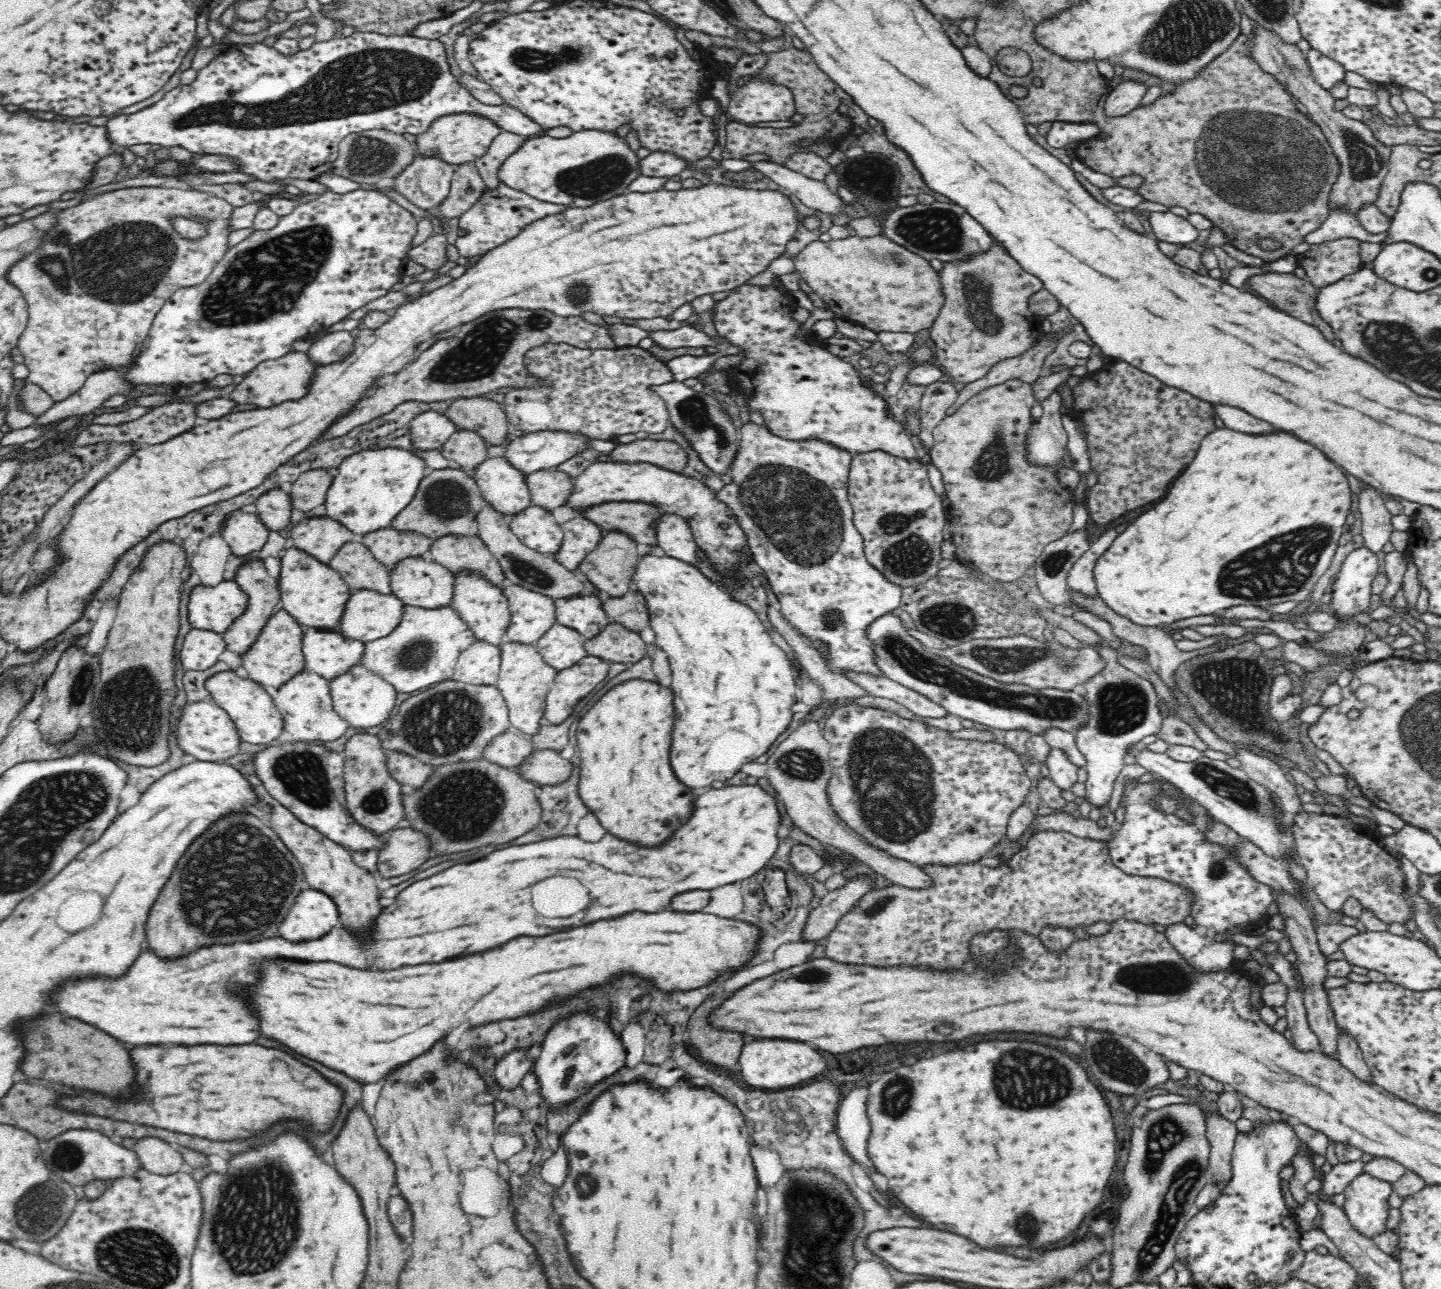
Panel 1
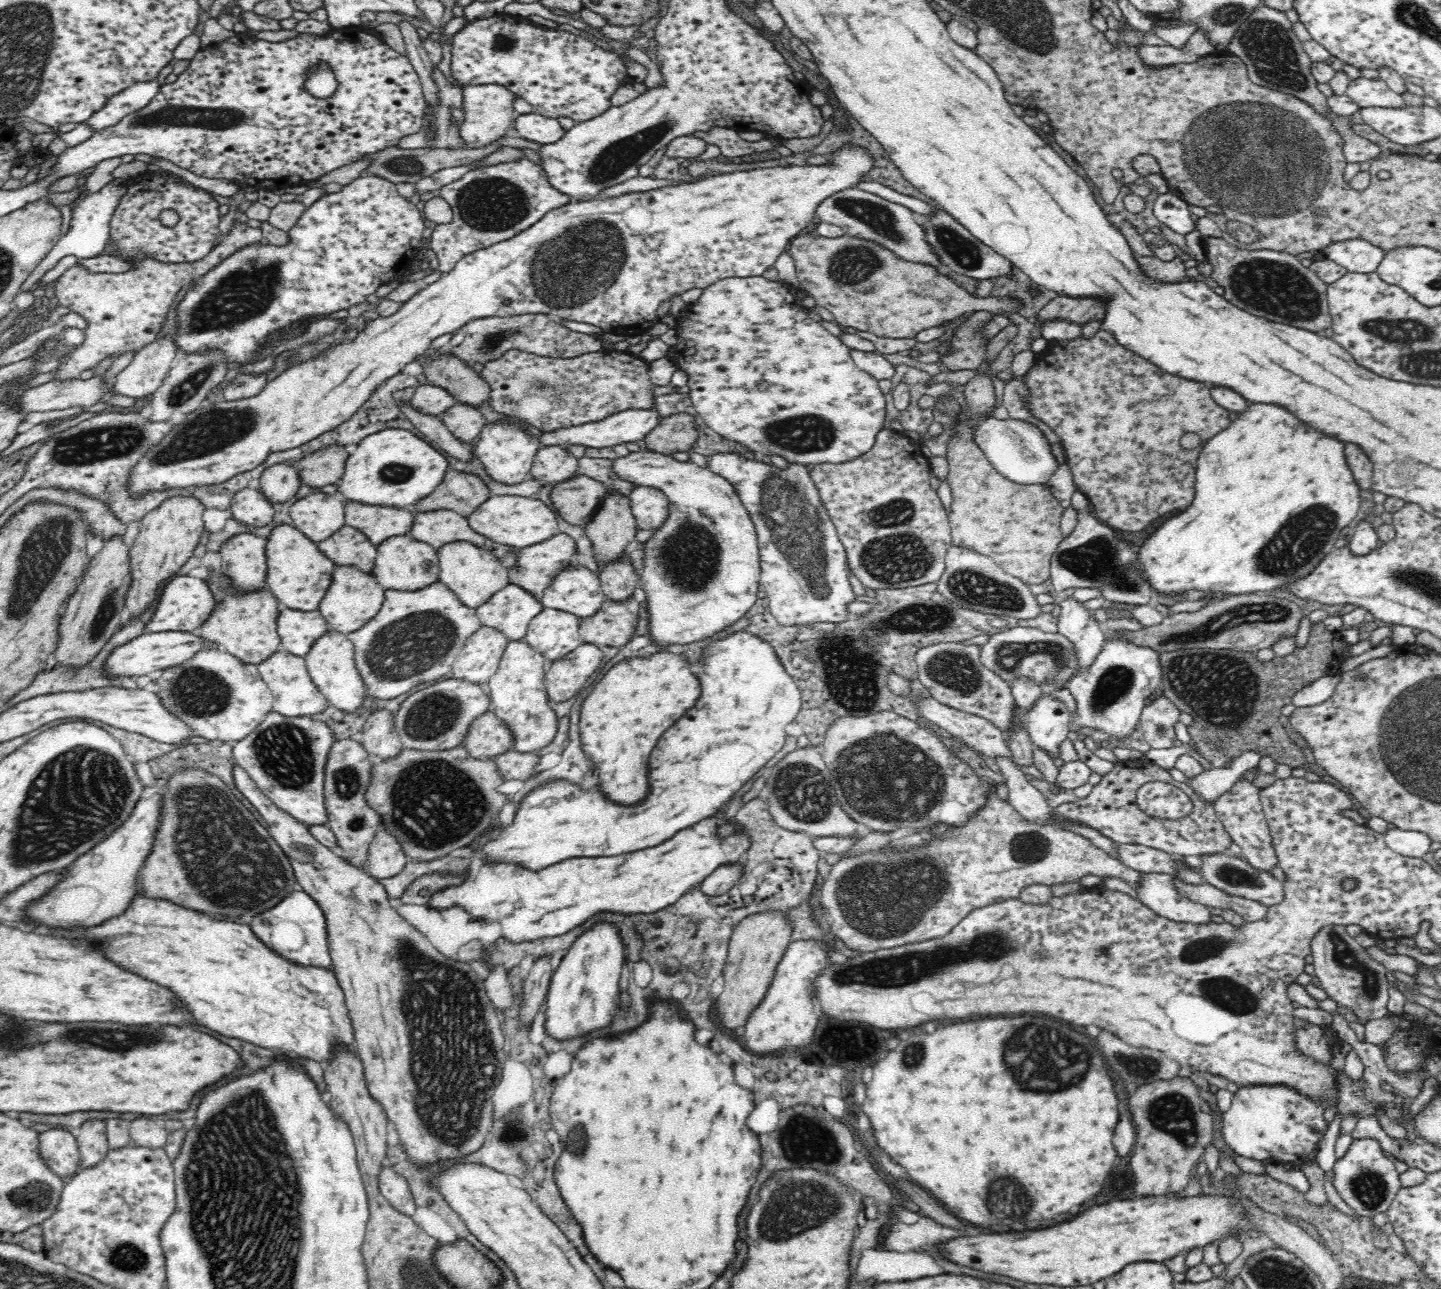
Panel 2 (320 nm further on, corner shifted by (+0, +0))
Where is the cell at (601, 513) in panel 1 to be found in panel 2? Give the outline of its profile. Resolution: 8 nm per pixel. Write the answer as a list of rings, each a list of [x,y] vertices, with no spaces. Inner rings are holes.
[[[576,474],[566,482],[552,485],[550,499],[558,514],[570,524],[590,522],[606,495],[607,485],[584,474]]]

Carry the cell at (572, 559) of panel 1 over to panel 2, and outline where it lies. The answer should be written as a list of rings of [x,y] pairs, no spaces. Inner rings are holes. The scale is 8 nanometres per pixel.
[[[564,533],[520,549],[516,562],[507,567],[509,582],[540,601],[554,576],[571,564],[573,553],[574,539]]]

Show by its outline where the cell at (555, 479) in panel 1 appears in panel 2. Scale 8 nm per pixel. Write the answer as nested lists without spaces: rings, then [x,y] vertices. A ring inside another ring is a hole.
[[[559,444],[541,446],[533,458],[531,476],[541,485],[566,482],[577,474],[578,459]]]

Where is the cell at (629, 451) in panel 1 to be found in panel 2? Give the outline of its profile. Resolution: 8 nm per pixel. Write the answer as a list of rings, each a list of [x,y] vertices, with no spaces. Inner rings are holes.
[[[674,412],[660,422],[644,438],[650,450],[665,455],[670,452],[689,452],[701,433],[695,426],[695,416],[687,412]]]

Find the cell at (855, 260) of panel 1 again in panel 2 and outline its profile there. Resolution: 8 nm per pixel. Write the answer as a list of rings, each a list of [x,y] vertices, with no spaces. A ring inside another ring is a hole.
[[[808,233],[790,241],[788,250],[796,264],[799,289],[810,294],[816,305],[824,307],[834,315],[834,321],[843,327],[856,328],[858,332],[869,332],[886,338],[915,338],[921,330],[934,328],[959,318],[967,312],[985,311],[996,314],[1001,312],[1016,313],[1023,304],[1017,300],[1004,298],[978,298],[971,296],[966,289],[953,280],[945,278],[930,266],[905,262],[891,251],[874,242],[848,235],[842,238],[822,238]]]

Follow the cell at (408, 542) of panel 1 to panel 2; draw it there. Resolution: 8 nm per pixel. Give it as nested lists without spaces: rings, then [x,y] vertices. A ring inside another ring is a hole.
[[[348,500],[344,504],[344,513],[345,524],[361,530],[375,545],[396,534],[409,533],[413,521],[411,508],[364,505]]]

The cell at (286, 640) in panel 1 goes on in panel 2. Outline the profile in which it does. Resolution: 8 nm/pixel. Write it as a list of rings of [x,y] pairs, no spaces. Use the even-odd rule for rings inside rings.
[[[212,571],[204,578],[212,597],[214,597],[214,606],[212,612],[208,614],[206,622],[200,624],[199,635],[205,642],[214,642],[220,650],[228,651],[230,654],[237,656],[244,664],[258,665],[274,654],[276,650],[282,647],[280,637],[276,632],[276,618],[280,610],[280,602],[271,593],[268,588],[258,588],[258,590],[238,590],[232,583],[231,578],[221,573],[213,575]]]

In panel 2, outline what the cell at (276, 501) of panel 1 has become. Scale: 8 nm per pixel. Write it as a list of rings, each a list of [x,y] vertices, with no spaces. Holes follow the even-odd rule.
[[[278,462],[264,468],[259,486],[270,502],[286,502],[296,496],[301,478],[292,462]]]

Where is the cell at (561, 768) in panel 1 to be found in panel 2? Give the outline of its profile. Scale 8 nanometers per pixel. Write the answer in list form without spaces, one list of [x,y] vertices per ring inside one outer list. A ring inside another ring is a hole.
[[[515,750],[493,757],[496,769],[504,781],[528,781],[533,778],[534,766],[539,757],[535,753],[520,753]]]

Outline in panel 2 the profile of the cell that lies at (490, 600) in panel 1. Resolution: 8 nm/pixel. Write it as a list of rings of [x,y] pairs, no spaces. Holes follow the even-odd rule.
[[[465,540],[448,542],[436,549],[436,555],[440,565],[439,580],[456,593],[460,602],[470,608],[482,606],[492,594],[509,583],[508,568],[503,565],[503,561],[482,546]]]

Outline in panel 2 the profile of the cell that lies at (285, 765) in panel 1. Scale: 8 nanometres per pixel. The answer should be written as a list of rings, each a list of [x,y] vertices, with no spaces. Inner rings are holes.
[[[276,711],[266,714],[263,722],[248,736],[236,741],[233,758],[252,778],[267,797],[284,812],[306,825],[326,823],[324,808],[324,766],[335,742],[333,731],[324,723],[310,717],[284,717]]]

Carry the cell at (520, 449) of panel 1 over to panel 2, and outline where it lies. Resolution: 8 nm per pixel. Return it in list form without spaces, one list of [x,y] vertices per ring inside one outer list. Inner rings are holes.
[[[655,407],[651,408],[630,408],[616,414],[612,414],[598,422],[587,422],[586,424],[558,429],[549,433],[542,433],[539,436],[543,446],[550,444],[580,444],[580,446],[589,446],[590,448],[613,447],[622,442],[636,442],[642,440],[659,422],[661,416]]]

